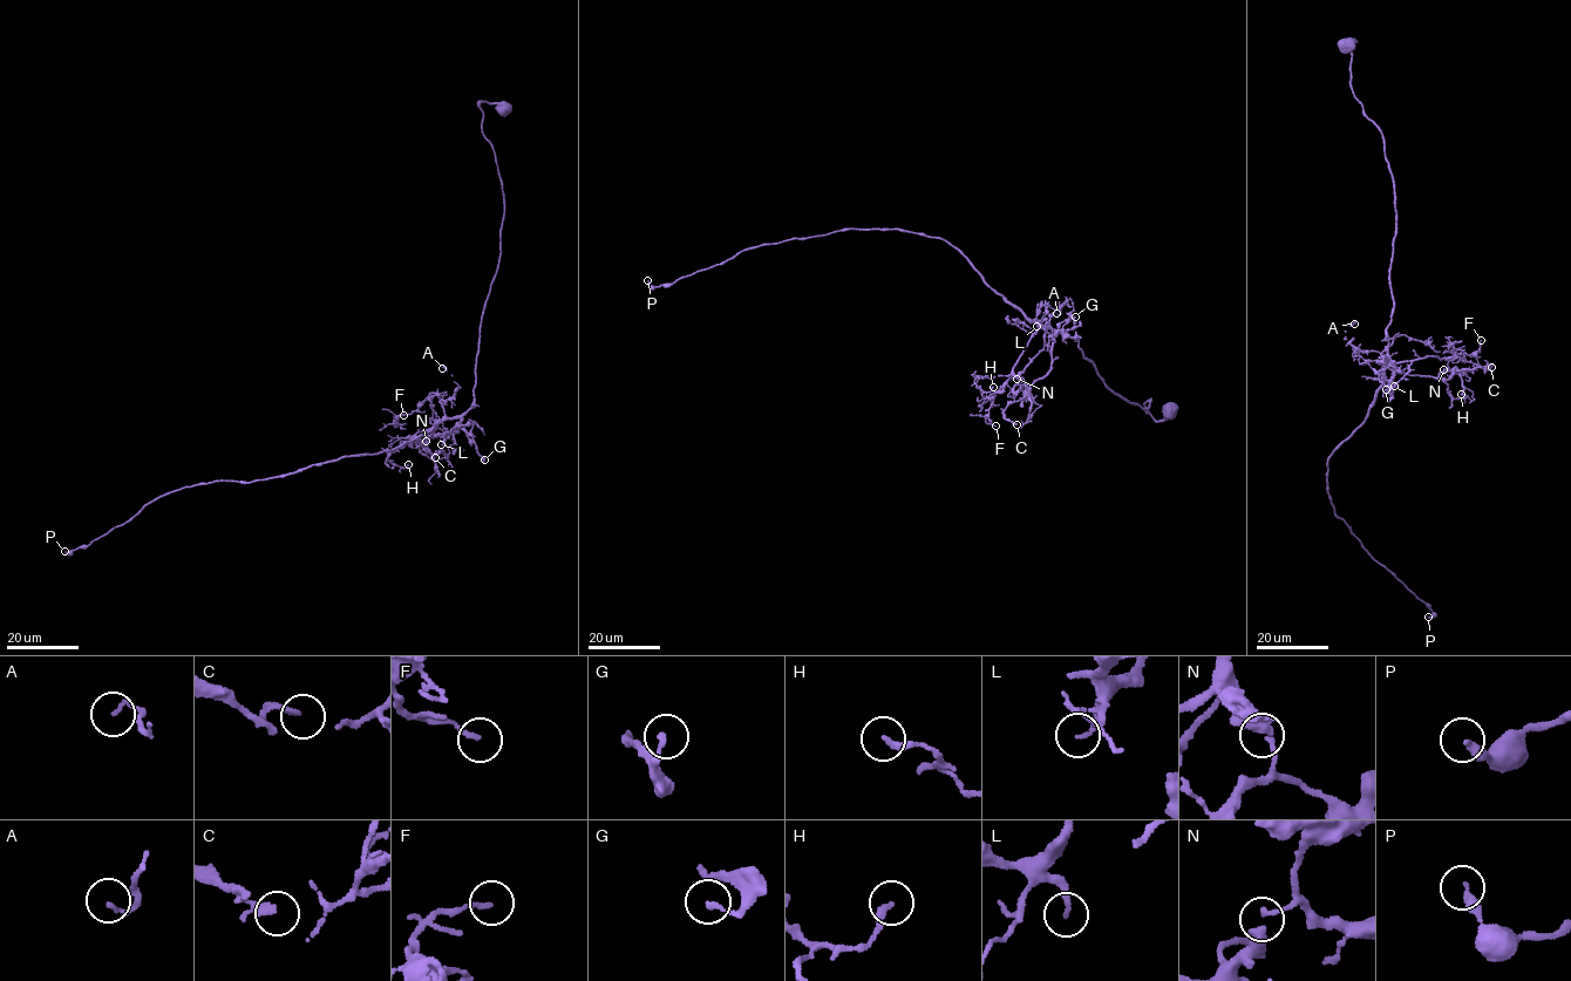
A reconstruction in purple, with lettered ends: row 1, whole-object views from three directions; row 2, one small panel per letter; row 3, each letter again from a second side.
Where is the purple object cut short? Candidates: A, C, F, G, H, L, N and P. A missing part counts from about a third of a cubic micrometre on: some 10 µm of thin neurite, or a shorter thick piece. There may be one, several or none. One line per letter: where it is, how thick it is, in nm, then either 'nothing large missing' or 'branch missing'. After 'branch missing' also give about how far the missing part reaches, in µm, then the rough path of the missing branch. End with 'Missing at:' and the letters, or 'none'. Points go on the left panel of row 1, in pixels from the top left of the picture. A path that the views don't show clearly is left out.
A: place (442, 368); calibre 110 nm; nothing large missing
C: place (435, 457); calibre 110 nm; nothing large missing
F: place (403, 415); calibre 140 nm; nothing large missing
G: place (484, 460); calibre 150 nm; nothing large missing
H: place (408, 464); calibre 240 nm; nothing large missing
L: place (441, 444); calibre 150 nm; nothing large missing
N: place (426, 441); calibre 200 nm; nothing large missing
P: place (65, 551); calibre 280 nm; nothing large missing
Missing at: none

